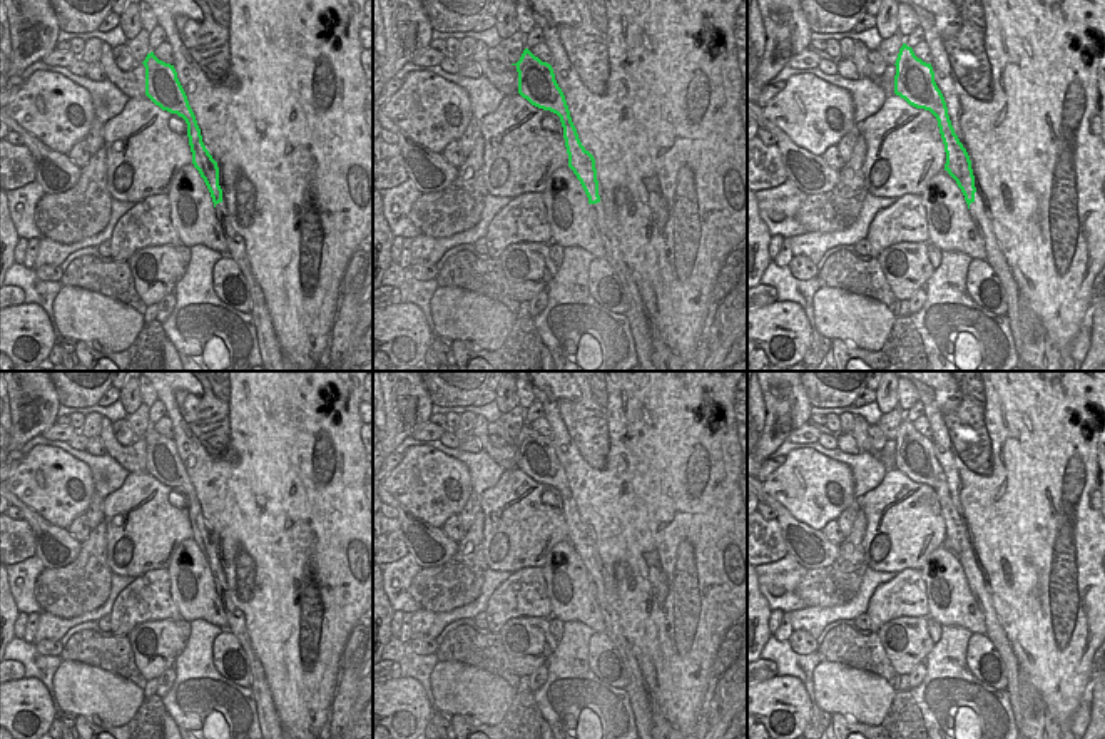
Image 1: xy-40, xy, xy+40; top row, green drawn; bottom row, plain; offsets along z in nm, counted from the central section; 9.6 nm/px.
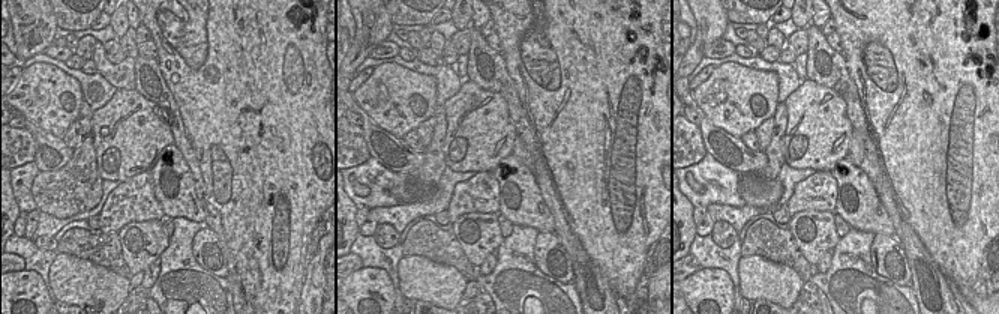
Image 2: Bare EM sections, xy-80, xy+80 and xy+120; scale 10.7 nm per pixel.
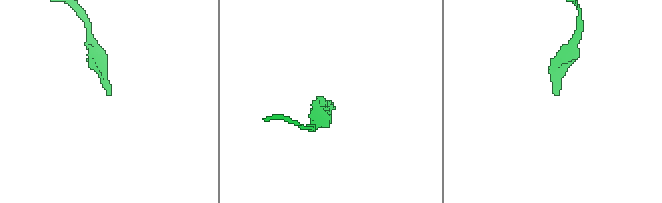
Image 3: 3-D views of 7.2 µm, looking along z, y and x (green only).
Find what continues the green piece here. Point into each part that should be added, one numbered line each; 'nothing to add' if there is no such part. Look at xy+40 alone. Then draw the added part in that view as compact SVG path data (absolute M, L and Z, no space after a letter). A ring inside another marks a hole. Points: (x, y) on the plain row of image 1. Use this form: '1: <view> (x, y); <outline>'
1: xy+40 (995, 632); M971 577L970 578L971 594L978 604L980 612L985 617L986 637L991 640L995 649L998 650L1005 667L1006 667L1006 694L1010 697L1011 711L1015 716L1015 724L1020 731L1021 726L1021 702L1020 702L1020 689L1018 689L1018 660L1010 647L1006 634L996 617L996 612L991 605L991 597L983 584L983 580Z

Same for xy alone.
1: xy (639, 699); M597 577L595 589L597 589L597 600L598 600L603 622L605 622L605 634L610 637L610 640L620 652L627 667L629 679L630 679L625 691L630 697L637 736L639 739L652 739L650 699L644 684L642 670L637 664L637 659L632 654L632 647L627 637L624 635L619 614L607 600L602 577Z

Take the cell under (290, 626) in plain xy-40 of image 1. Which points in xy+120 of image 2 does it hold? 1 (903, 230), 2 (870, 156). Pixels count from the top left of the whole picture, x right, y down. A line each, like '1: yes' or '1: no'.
1: no
2: no

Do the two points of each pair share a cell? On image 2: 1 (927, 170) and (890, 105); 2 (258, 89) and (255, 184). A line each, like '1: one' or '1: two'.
1: one
2: one

